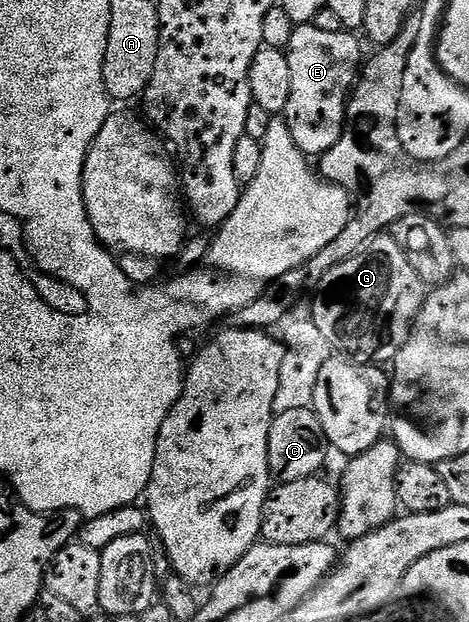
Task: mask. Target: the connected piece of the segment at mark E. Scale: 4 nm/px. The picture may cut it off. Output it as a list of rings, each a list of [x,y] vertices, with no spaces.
[[[313,22],[300,24],[294,29],[292,40],[285,49],[293,77],[293,91],[289,94],[285,119],[289,134],[293,134],[293,142],[308,158],[322,158],[328,150],[337,146],[343,136],[347,101],[361,72],[359,40],[355,36],[358,35],[347,30],[317,30]]]

